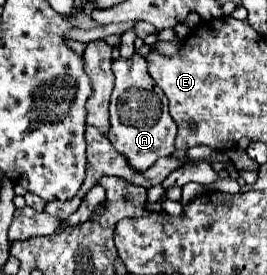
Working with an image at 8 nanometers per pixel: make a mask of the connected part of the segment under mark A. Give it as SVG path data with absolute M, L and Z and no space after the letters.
M133 55L133 59L117 59L113 61L115 73L115 89L109 101L109 133L107 139L111 145L121 153L131 169L145 171L149 169L159 157L175 153L175 135L177 127L167 109L165 93L151 93L159 91L151 75L147 73L147 61L141 55Z

